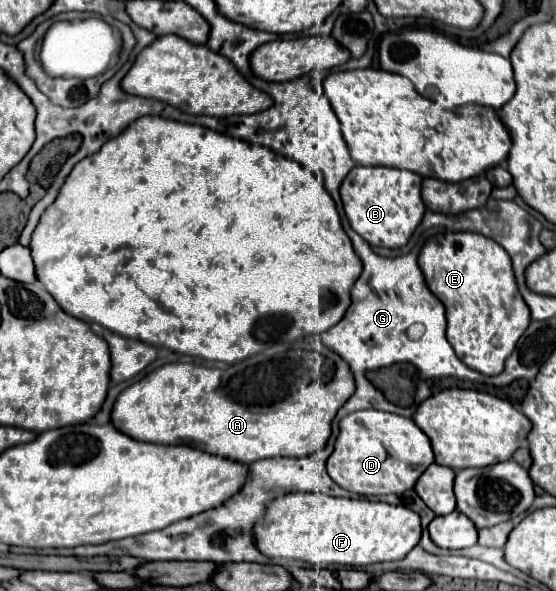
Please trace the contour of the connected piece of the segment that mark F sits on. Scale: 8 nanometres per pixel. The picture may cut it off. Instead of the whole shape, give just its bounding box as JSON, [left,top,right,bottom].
[252,493,422,569]

